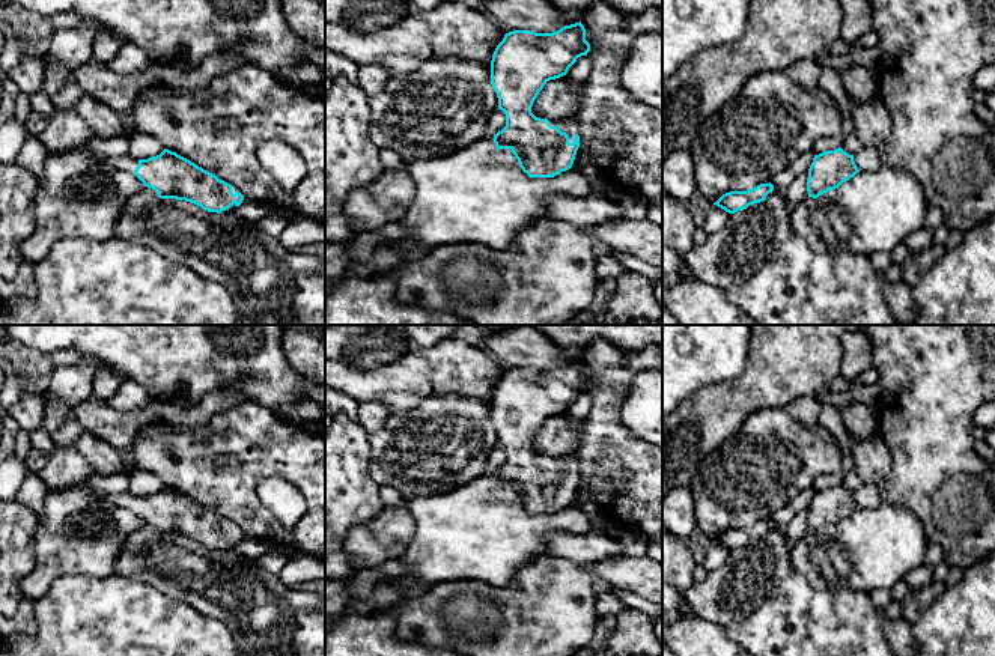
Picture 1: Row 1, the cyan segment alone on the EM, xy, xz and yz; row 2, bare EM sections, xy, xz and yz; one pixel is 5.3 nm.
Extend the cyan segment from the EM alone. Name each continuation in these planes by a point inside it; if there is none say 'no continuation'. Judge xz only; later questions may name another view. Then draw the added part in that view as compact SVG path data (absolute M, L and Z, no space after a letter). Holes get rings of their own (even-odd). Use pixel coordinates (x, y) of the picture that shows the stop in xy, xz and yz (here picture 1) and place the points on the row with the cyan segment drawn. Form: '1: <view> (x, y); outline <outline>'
1: xz (569, 124); outline M572 113L561 119L551 119L551 126L557 126L561 132L566 132L569 135L569 143L574 143L574 137L580 135L580 123L577 116Z

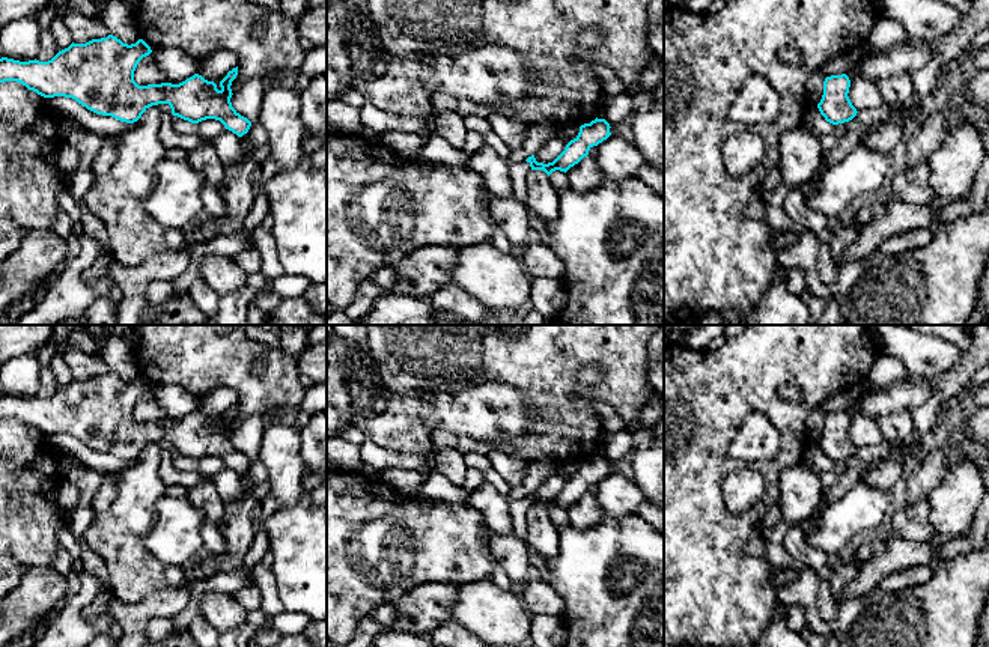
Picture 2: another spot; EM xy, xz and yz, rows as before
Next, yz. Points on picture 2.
no continuation

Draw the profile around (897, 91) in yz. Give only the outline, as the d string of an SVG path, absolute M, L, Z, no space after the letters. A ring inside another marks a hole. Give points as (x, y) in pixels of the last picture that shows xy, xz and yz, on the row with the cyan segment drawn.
M902 72L884 77L878 81L882 93L882 104L893 111L890 123L897 123L903 128L905 137L911 126L918 126L920 105L914 105L915 90L912 75Z

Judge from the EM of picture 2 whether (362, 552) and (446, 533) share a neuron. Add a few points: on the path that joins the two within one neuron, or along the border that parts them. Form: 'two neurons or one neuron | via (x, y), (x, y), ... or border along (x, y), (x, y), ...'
one neuron | via (383, 543), (425, 540)

